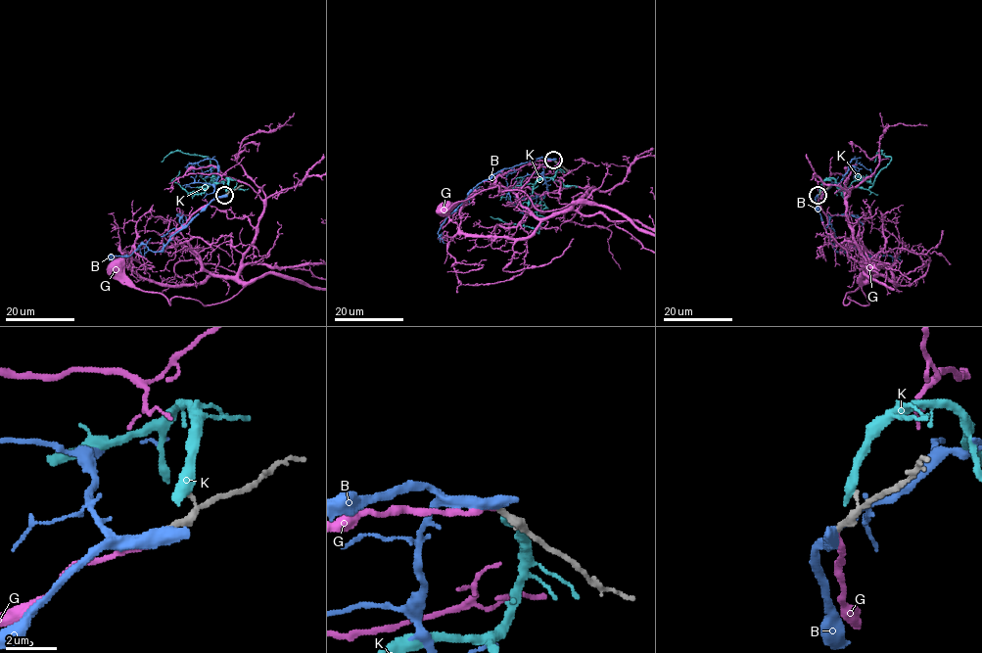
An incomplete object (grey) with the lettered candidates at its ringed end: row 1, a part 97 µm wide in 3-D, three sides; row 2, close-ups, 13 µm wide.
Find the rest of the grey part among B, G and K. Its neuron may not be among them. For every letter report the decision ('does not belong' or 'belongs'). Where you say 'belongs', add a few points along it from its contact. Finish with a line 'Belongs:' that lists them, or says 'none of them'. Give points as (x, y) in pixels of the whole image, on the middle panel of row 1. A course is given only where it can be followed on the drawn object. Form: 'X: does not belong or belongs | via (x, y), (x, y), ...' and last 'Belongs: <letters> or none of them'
B: does not belong
G: belongs | via (553, 161), (529, 162), (496, 178), (539, 221), (528, 236), (465, 236), (444, 209)
K: does not belong
Belongs: G

